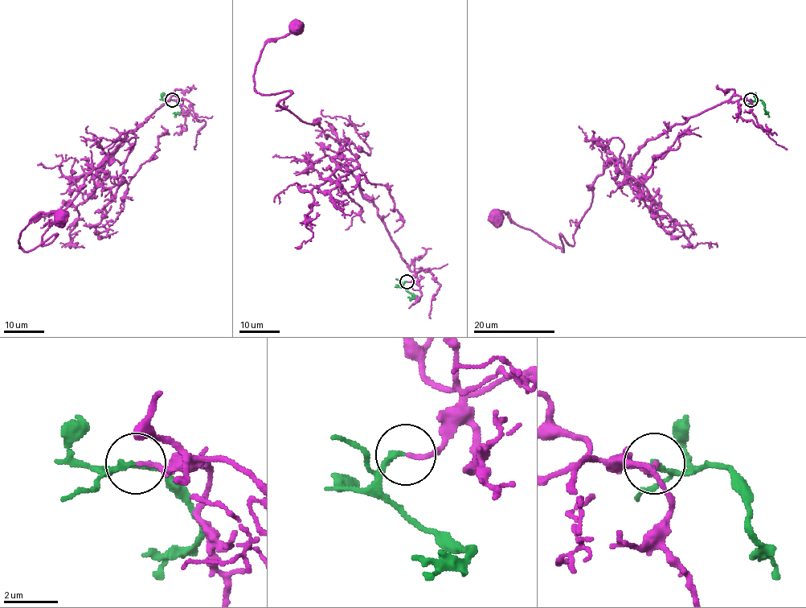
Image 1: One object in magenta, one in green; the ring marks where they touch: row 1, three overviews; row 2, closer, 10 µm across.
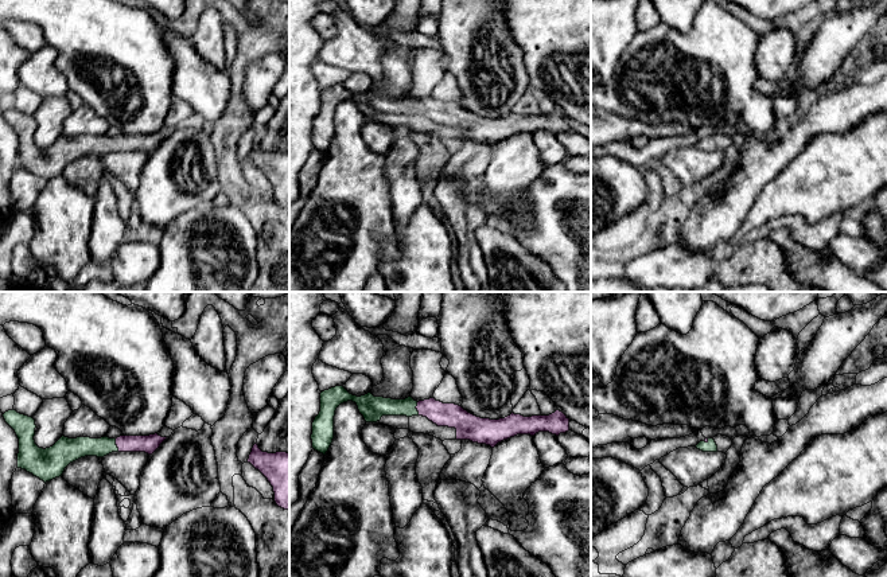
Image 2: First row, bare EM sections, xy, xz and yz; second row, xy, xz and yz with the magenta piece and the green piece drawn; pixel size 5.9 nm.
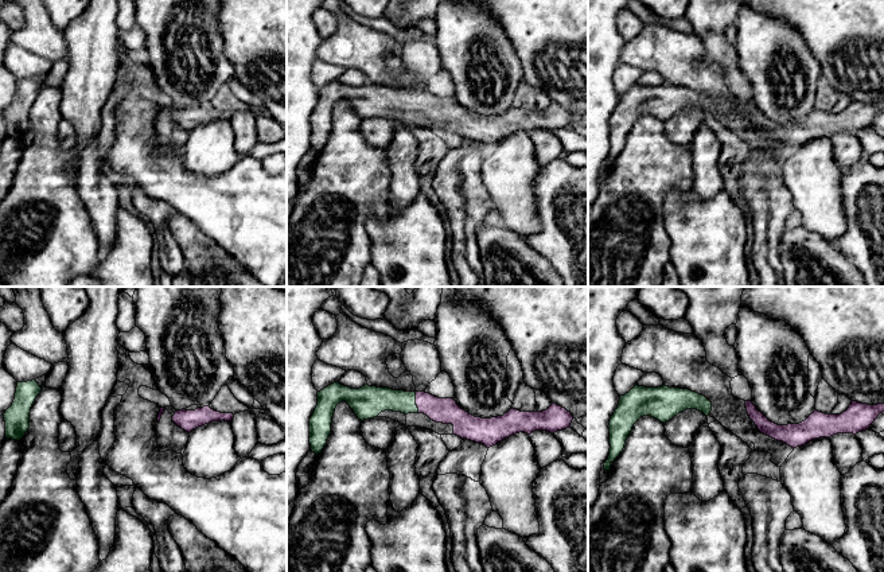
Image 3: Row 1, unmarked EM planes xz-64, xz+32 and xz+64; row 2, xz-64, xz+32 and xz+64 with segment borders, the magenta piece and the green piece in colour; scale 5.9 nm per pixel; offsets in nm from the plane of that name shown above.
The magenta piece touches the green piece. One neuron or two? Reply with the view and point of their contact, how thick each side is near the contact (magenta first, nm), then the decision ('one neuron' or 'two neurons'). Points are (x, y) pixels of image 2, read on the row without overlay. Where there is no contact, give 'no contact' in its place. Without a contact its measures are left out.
meets magenta in xy at (116, 143); 110 nm thick on the magenta side, 130 nm on the other; one neuron

